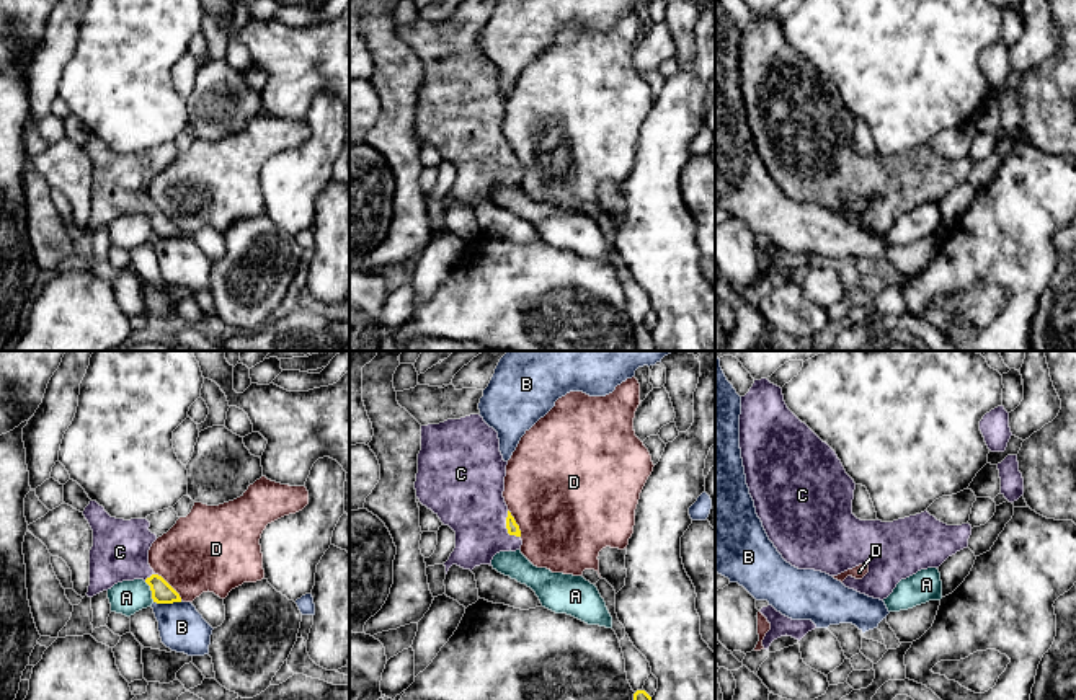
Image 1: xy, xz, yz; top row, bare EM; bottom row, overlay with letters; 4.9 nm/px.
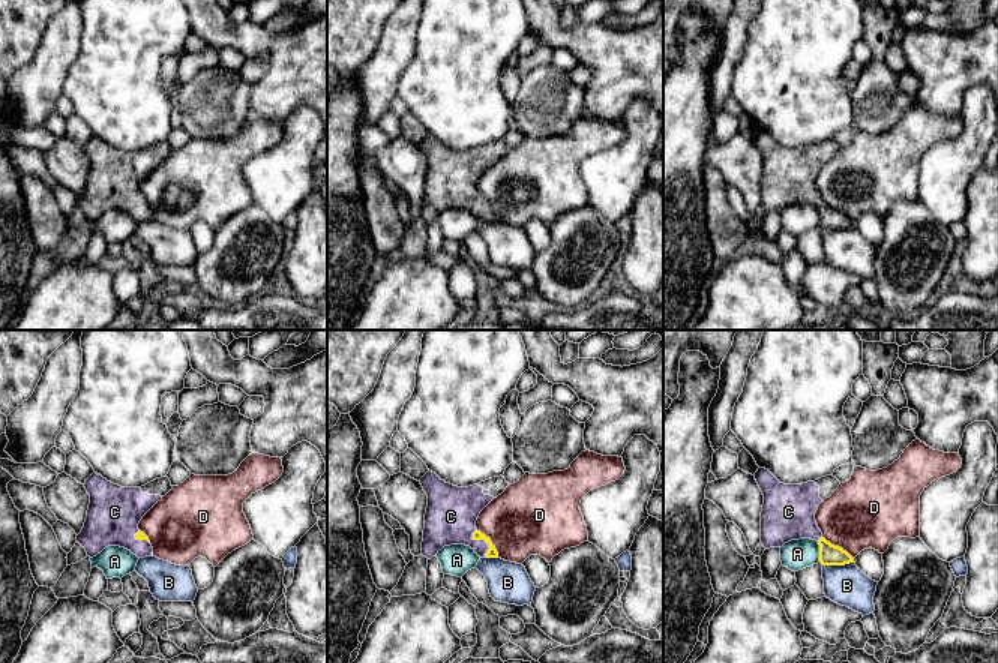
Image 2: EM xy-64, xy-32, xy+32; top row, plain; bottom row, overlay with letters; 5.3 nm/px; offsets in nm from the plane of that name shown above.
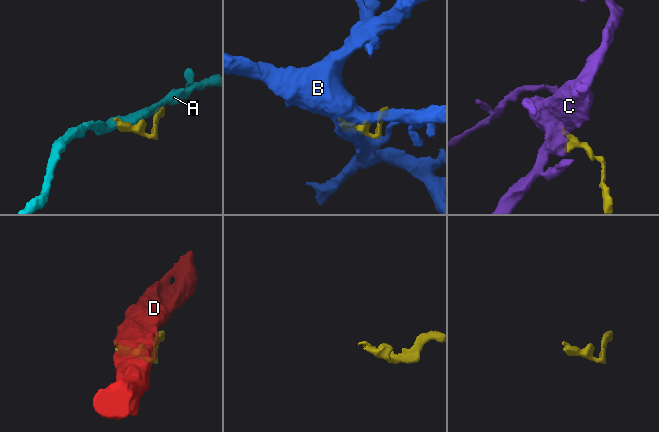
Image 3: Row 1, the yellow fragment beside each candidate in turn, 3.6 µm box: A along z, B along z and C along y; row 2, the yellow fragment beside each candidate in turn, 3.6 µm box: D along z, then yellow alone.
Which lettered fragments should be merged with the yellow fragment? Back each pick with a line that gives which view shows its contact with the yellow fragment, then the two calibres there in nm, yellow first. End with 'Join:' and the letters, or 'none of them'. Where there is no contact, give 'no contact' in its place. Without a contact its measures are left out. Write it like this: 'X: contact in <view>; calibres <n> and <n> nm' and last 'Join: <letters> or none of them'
C: contact in xz; calibres 60 and 360 nm
Join: C

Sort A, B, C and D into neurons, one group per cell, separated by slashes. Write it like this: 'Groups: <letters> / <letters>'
Groups: A / B / C / D

